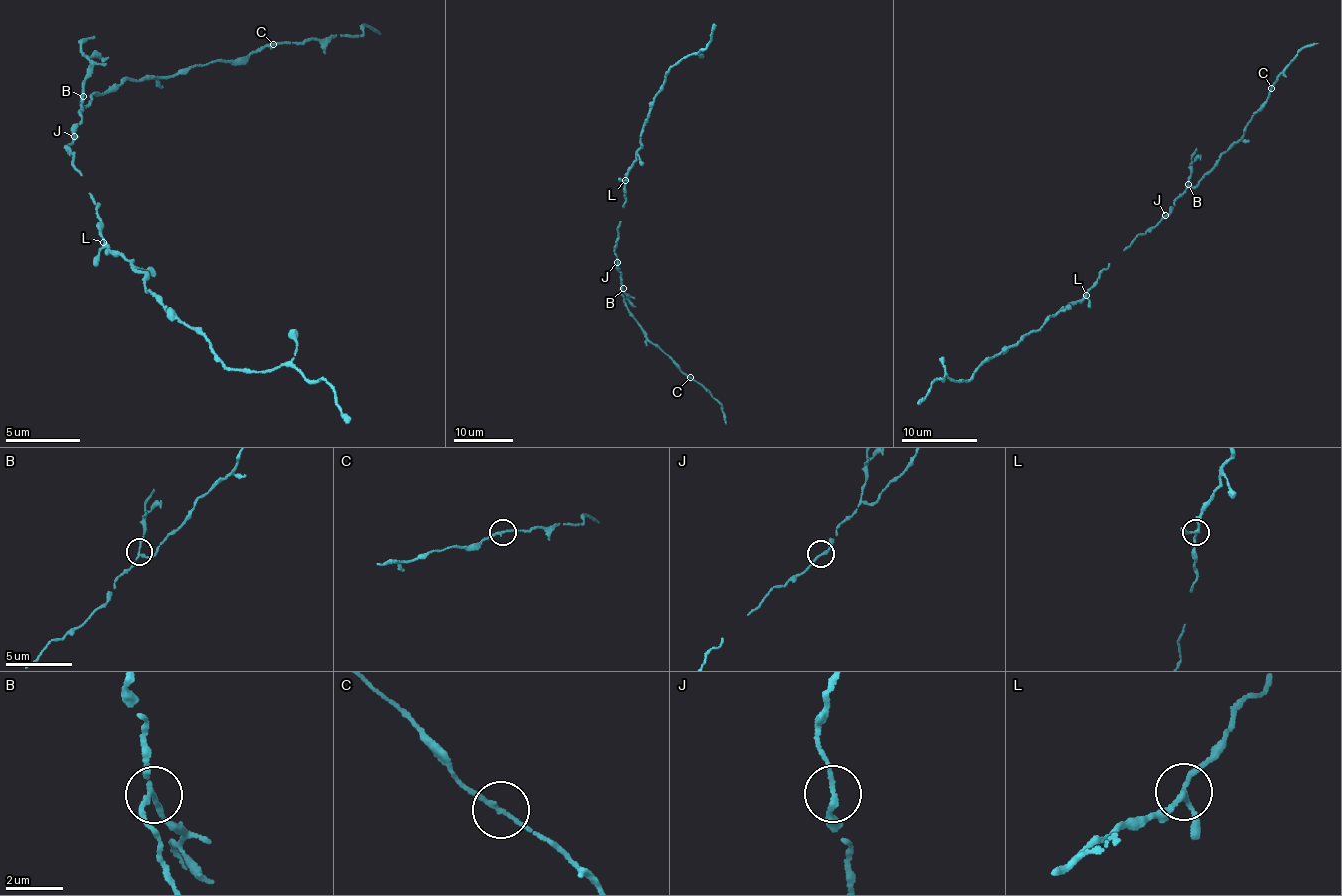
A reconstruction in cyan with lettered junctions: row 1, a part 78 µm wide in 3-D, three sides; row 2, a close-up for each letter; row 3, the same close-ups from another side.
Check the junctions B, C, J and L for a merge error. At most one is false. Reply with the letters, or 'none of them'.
B

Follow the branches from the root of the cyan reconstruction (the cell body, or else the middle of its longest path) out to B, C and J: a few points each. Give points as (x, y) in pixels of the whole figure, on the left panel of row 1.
B: (83, 175), (72, 162), (75, 153), (64, 147), (70, 144), (75, 124), (83, 118), (82, 95)
C: (83, 175), (64, 147), (83, 118), (80, 100), (83, 105), (127, 80), (159, 80), (272, 46)
J: (83, 175), (72, 162), (75, 153), (64, 147), (70, 144), (74, 136)

